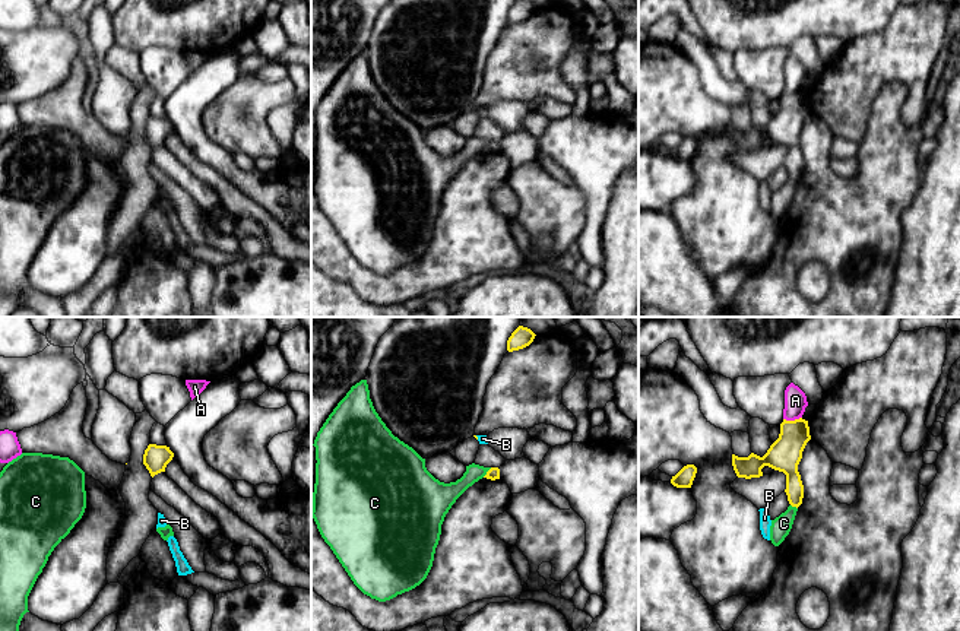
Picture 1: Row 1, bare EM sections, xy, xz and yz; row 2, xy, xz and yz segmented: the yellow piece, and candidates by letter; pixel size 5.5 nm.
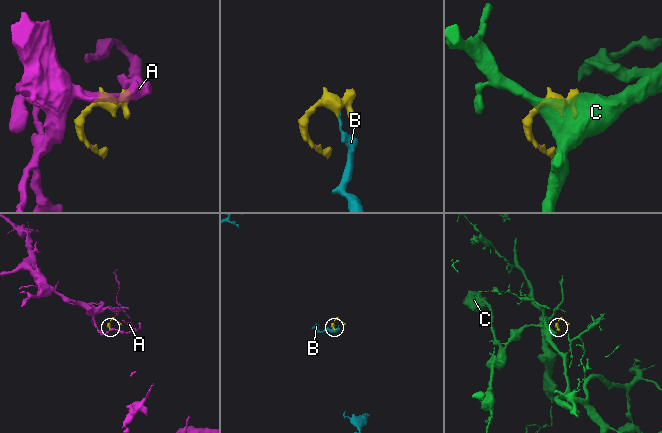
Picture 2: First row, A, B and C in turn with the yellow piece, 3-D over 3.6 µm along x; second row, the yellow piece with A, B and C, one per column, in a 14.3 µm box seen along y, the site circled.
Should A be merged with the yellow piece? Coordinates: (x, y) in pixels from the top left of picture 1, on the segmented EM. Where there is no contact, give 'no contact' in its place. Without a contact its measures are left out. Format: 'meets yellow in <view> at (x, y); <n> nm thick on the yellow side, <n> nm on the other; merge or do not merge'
meets yellow in yz at (792, 421); 180 nm thick on the yellow side, 130 nm on the other; do not merge

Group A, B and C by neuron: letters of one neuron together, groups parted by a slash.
A / B / C

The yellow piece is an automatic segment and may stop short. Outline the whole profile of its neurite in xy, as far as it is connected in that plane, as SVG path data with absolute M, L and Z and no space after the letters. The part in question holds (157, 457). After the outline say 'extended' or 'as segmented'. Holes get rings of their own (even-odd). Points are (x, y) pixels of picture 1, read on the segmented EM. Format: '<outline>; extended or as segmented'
M149 444L143 454L143 464L151 476L165 472L167 464L172 460L174 453L167 445Z; as segmented

